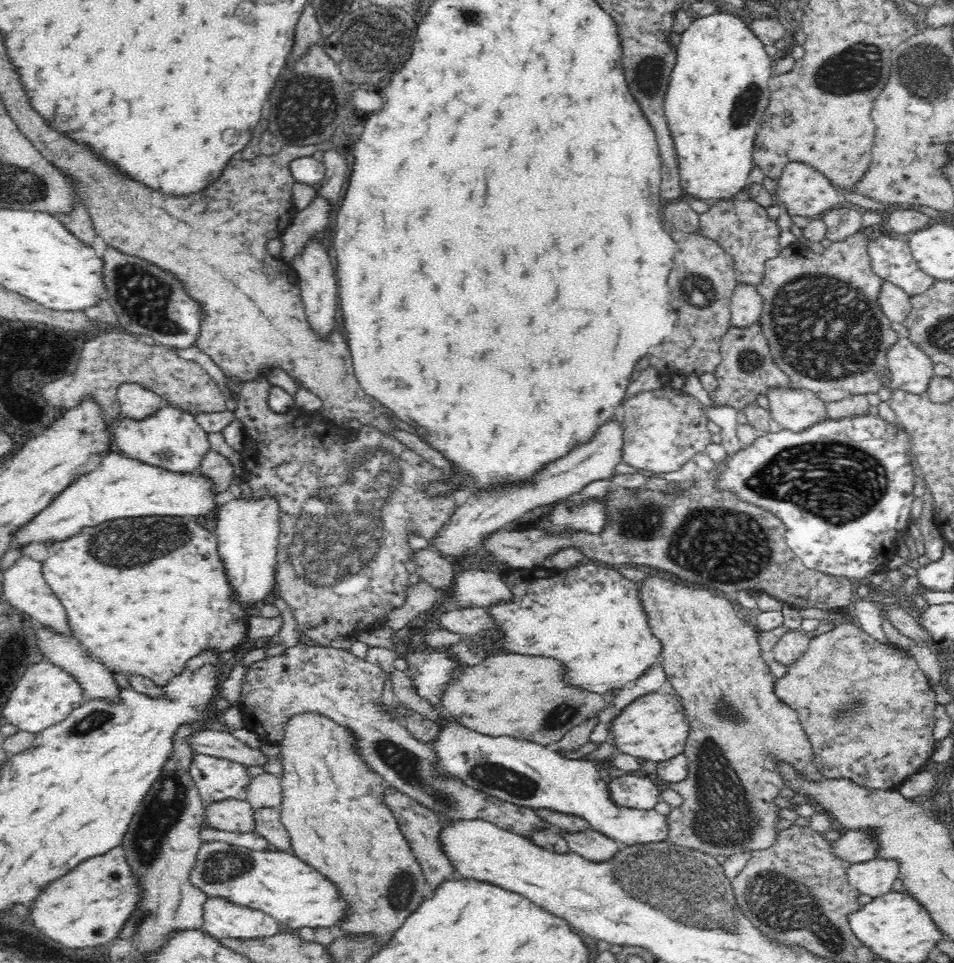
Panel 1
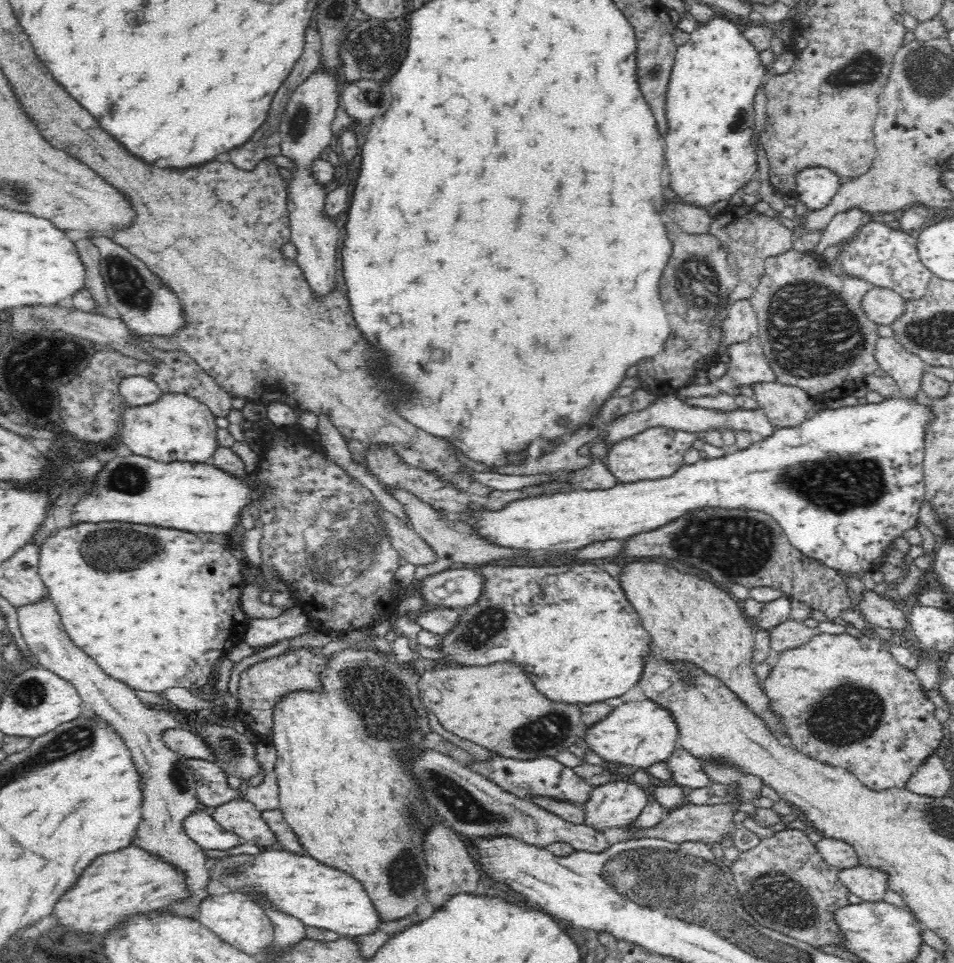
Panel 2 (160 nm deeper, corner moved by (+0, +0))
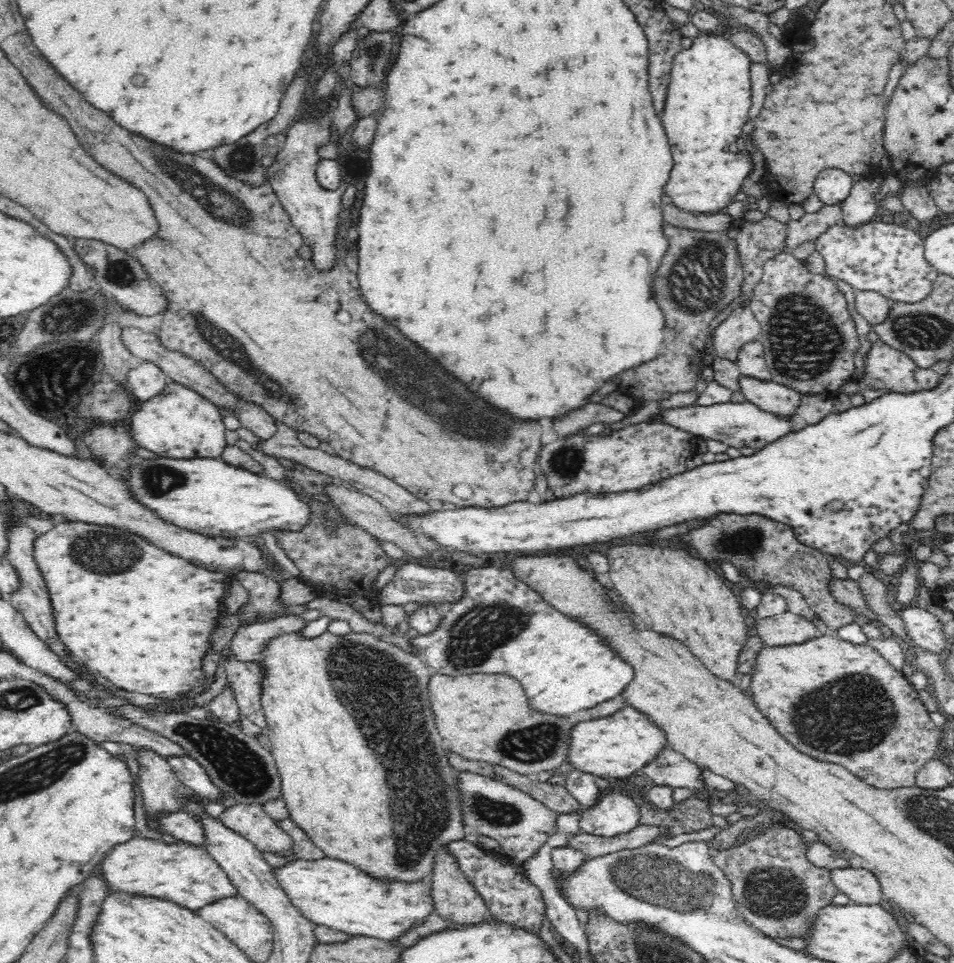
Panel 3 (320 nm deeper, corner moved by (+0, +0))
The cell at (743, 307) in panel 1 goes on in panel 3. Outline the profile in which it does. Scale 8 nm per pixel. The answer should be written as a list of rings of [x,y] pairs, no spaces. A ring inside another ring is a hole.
[[[747,304],[738,305],[714,330],[714,349],[719,357],[736,362],[739,348],[756,341],[761,324]]]

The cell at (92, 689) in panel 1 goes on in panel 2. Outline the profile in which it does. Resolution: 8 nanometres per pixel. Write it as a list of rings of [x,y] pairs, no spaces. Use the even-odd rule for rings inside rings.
[[[51,599],[39,604],[20,606],[20,608],[17,609],[17,616],[22,638],[24,638],[26,646],[28,646],[28,650],[36,656],[39,666],[54,671],[58,676],[66,677],[66,680],[74,684],[86,709],[92,712],[96,711],[96,713],[102,715],[102,717],[108,720],[108,723],[122,735],[126,745],[129,746],[130,752],[132,752],[134,763],[136,763],[138,771],[140,771],[142,777],[144,777],[144,780],[142,780],[143,798],[141,800],[141,819],[134,833],[134,838],[131,840],[131,845],[145,850],[147,854],[155,856],[155,858],[161,860],[163,864],[169,864],[173,870],[177,870],[181,876],[185,876],[183,878],[183,884],[185,884],[185,890],[189,892],[183,899],[174,901],[156,911],[165,912],[165,914],[171,914],[172,916],[179,916],[179,918],[196,919],[195,917],[198,915],[202,900],[206,900],[206,898],[209,897],[206,886],[208,886],[210,879],[204,867],[204,864],[206,864],[204,848],[190,838],[190,835],[186,833],[184,824],[185,819],[188,818],[190,814],[200,812],[200,810],[203,810],[205,807],[197,797],[196,779],[188,764],[189,758],[180,755],[178,751],[174,751],[170,746],[167,746],[165,738],[162,737],[162,734],[164,734],[166,730],[184,728],[184,722],[178,720],[178,718],[175,718],[164,709],[158,709],[142,703],[136,696],[135,691],[123,680],[108,675],[106,671],[102,670],[102,668],[96,664],[94,658],[90,658],[86,652],[82,652],[82,648],[78,648],[78,646],[70,640],[68,632],[64,630],[58,612],[56,612],[54,606],[52,606]]]

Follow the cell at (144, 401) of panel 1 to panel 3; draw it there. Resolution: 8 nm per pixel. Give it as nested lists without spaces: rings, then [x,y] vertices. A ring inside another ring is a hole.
[[[140,361],[136,368],[127,372],[125,382],[132,399],[139,404],[160,394],[168,378],[158,367],[146,361]]]

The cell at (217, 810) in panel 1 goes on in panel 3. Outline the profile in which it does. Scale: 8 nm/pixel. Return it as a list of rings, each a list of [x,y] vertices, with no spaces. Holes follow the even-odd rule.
[[[238,803],[224,809],[219,820],[232,832],[249,840],[260,852],[290,852],[292,839],[276,826],[275,820],[262,810],[260,804]]]

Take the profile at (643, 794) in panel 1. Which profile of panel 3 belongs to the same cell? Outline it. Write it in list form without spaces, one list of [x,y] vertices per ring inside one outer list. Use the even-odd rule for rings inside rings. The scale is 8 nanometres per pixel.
[[[626,790],[601,791],[596,804],[581,814],[579,828],[586,834],[611,837],[630,832],[640,823],[640,805]]]

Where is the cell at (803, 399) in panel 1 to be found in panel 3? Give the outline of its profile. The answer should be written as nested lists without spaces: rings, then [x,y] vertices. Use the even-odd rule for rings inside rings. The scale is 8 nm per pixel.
[[[747,376],[740,378],[740,391],[746,396],[747,402],[780,418],[794,415],[800,408],[804,395],[776,381],[756,380]]]

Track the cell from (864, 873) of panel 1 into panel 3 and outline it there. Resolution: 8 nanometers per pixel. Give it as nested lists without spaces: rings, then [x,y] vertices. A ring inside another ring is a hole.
[[[838,868],[830,872],[840,893],[858,904],[882,904],[883,892],[878,877],[863,868]]]

